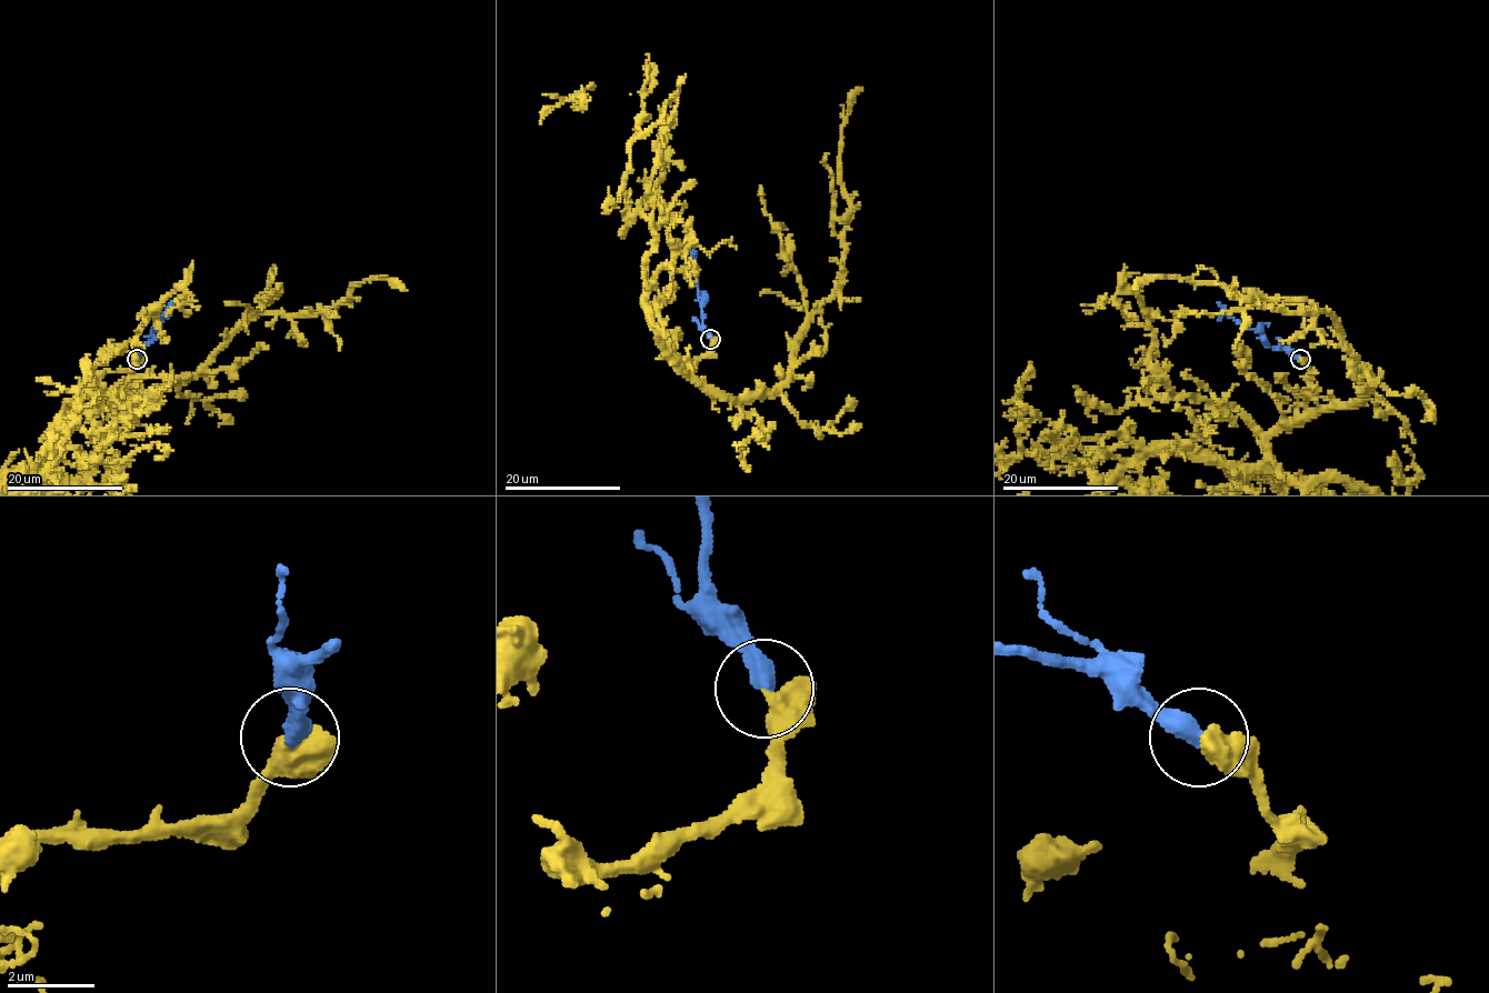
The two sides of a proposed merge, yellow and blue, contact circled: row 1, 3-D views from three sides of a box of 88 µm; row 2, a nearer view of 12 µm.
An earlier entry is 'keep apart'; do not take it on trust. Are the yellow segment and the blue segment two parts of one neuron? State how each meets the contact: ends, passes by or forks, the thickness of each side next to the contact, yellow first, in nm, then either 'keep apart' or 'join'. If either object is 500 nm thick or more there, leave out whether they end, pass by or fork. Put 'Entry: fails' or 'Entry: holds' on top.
Entry: fails
yellow passes by; blue ends there; 360 nm thick on the yellow side, 440 nm on the other; join

